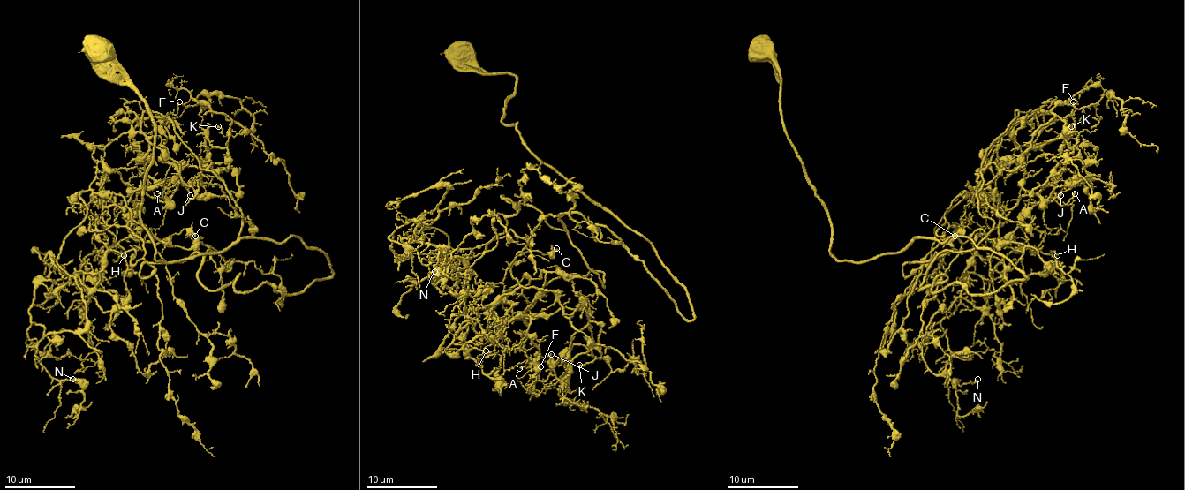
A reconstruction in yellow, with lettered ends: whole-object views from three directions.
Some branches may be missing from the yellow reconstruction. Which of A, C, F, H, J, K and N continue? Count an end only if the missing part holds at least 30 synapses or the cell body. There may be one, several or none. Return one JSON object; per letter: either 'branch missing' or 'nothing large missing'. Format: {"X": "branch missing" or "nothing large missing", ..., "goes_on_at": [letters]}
{"A": "nothing large missing", "C": "nothing large missing", "F": "nothing large missing", "H": "nothing large missing", "J": "nothing large missing", "K": "nothing large missing", "N": "nothing large missing", "goes_on_at": []}

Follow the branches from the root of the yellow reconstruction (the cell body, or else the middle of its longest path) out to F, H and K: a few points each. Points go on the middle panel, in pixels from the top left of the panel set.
F: (461, 55), (516, 78), (501, 120), (692, 312), (565, 212), (602, 287), (523, 317), (540, 366)
H: (461, 55), (692, 312), (501, 196), (489, 242), (530, 248), (454, 338), (486, 350)
K: (461, 55), (685, 290), (690, 320), (565, 212), (604, 275), (570, 276), (579, 365)

